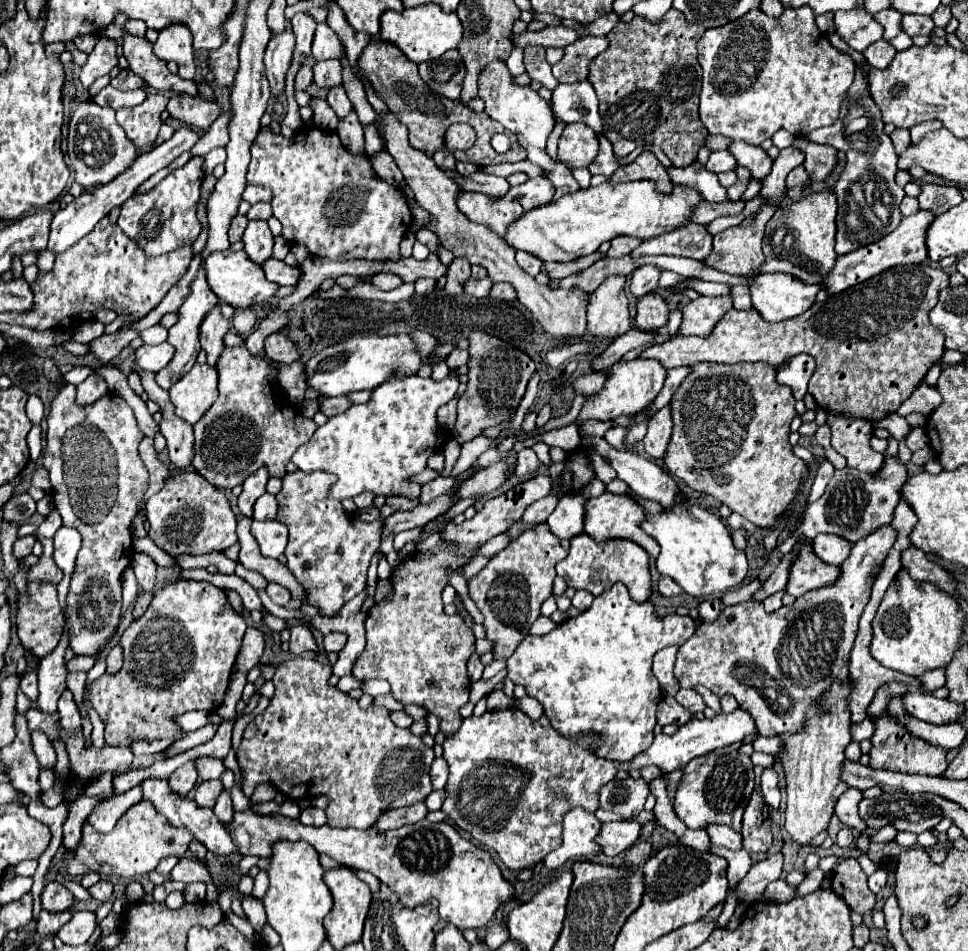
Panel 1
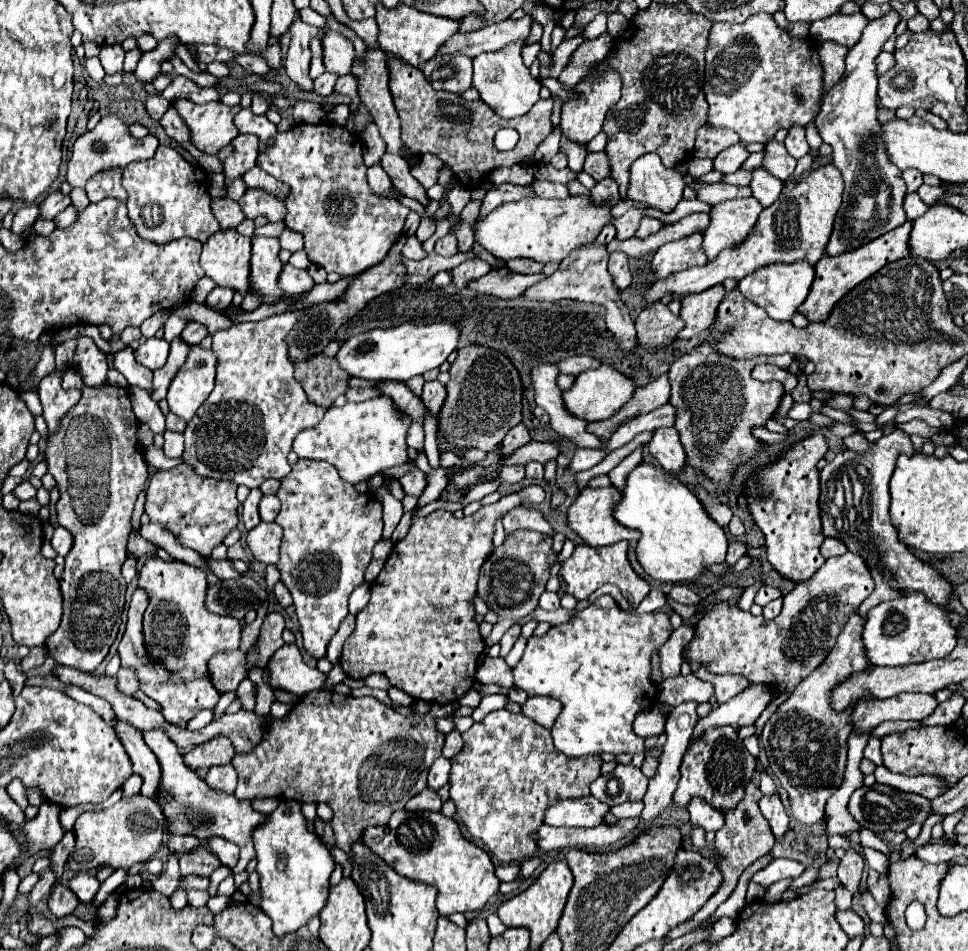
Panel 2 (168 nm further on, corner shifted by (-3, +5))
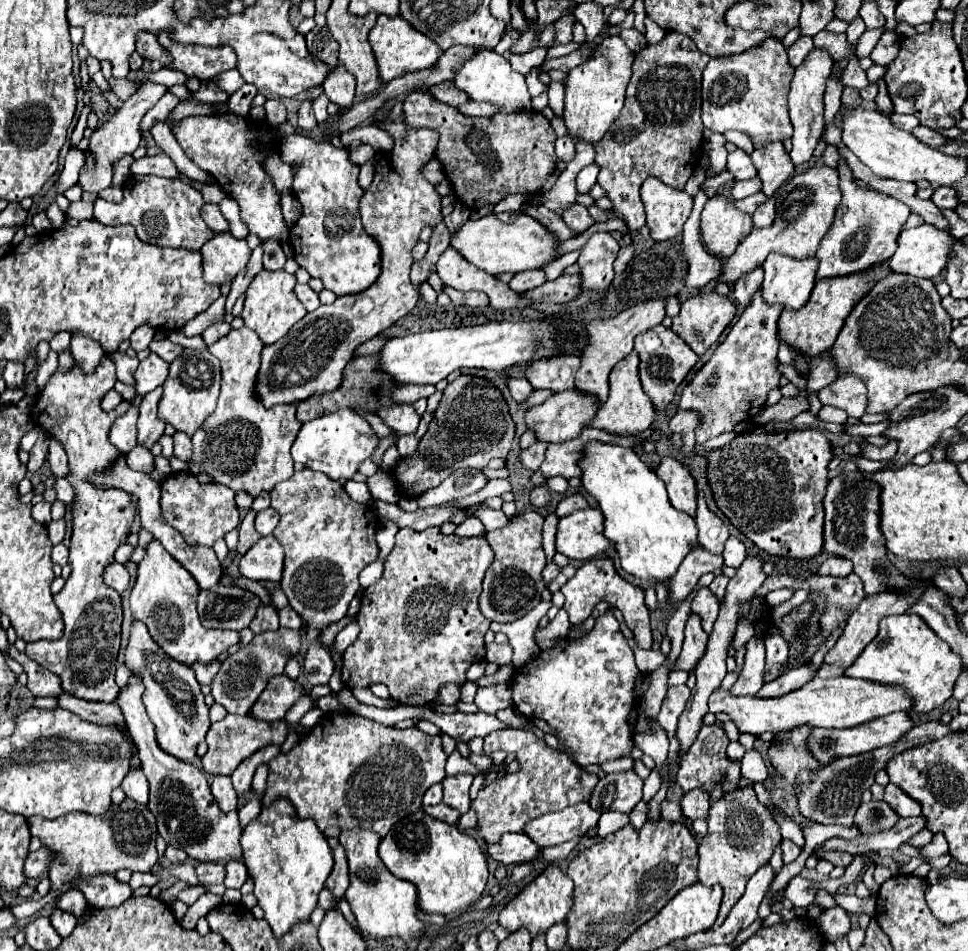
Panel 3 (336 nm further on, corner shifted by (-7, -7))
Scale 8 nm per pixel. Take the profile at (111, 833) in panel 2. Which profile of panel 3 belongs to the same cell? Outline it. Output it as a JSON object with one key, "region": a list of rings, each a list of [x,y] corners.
{"region":[[[129,798],[117,806],[113,804],[103,816],[71,812],[67,816],[59,816],[59,820],[32,816],[27,822],[31,836],[39,838],[45,848],[55,852],[55,860],[49,866],[53,888],[59,888],[59,884],[69,880],[115,874],[121,868],[129,868],[133,872],[151,872],[157,862],[155,816],[147,806],[141,806]]]}

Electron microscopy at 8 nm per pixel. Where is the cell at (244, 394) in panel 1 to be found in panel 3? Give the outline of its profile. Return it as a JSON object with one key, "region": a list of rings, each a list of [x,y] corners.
{"region":[[[249,328],[231,330],[227,336],[209,346],[209,352],[221,362],[223,384],[215,412],[193,434],[191,456],[191,462],[197,462],[215,482],[231,488],[233,492],[247,492],[251,496],[271,492],[277,482],[293,476],[293,460],[289,450],[301,428],[301,422],[295,418],[295,404],[263,408],[255,396],[253,386],[261,350],[263,342]]]}

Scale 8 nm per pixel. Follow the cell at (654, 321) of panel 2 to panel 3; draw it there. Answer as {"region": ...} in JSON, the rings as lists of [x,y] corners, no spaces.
{"region":[[[655,326],[647,332],[641,332],[635,338],[635,352],[639,354],[639,380],[647,392],[651,404],[657,410],[665,410],[675,396],[677,386],[685,380],[689,370],[699,362],[699,356],[671,330],[665,326]]]}

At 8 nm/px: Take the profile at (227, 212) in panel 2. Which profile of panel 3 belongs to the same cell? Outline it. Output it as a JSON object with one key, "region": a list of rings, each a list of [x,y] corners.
{"region":[[[205,204],[201,208],[201,218],[205,220],[205,224],[213,230],[213,232],[227,232],[229,230],[229,224],[227,220],[223,218],[221,210],[217,204]]]}

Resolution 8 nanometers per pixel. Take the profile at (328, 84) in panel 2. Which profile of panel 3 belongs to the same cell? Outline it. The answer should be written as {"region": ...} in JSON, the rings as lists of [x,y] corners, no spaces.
{"region":[[[321,94],[321,96],[313,102],[313,112],[315,112],[317,124],[323,124],[323,122],[329,118],[329,114],[327,114],[327,104],[329,104],[329,100],[327,100],[325,94]]]}

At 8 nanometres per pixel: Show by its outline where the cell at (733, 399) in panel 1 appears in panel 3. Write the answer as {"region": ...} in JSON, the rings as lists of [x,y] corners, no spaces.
{"region":[[[759,288],[727,338],[713,352],[711,360],[695,374],[691,384],[683,388],[679,408],[701,412],[697,444],[729,432],[735,428],[735,424],[755,416],[763,408],[767,392],[779,386],[781,374],[777,370],[777,320],[781,310],[783,306],[779,304],[767,304]]]}

